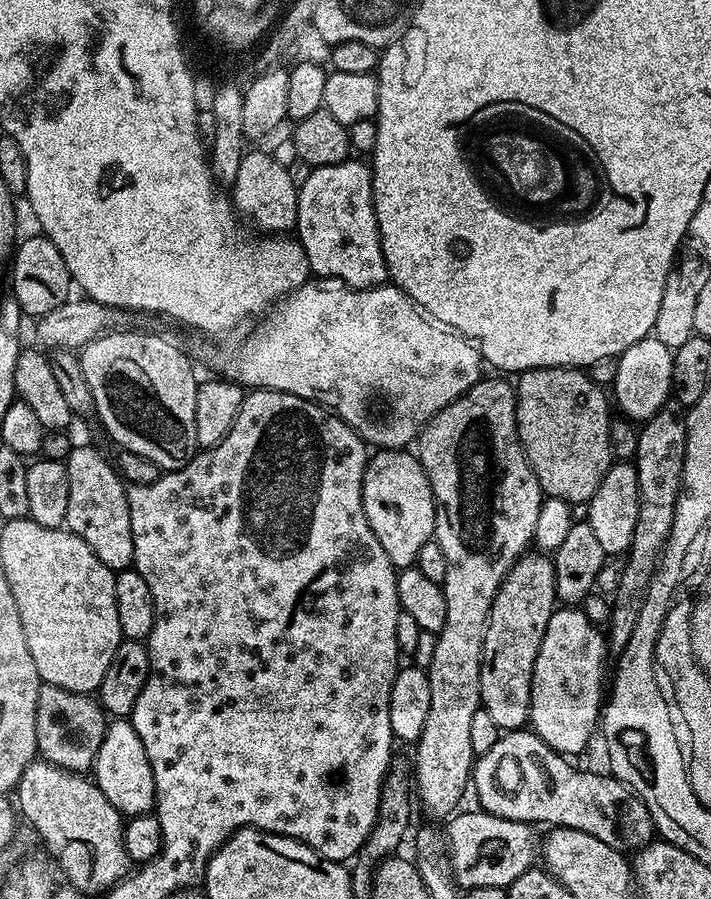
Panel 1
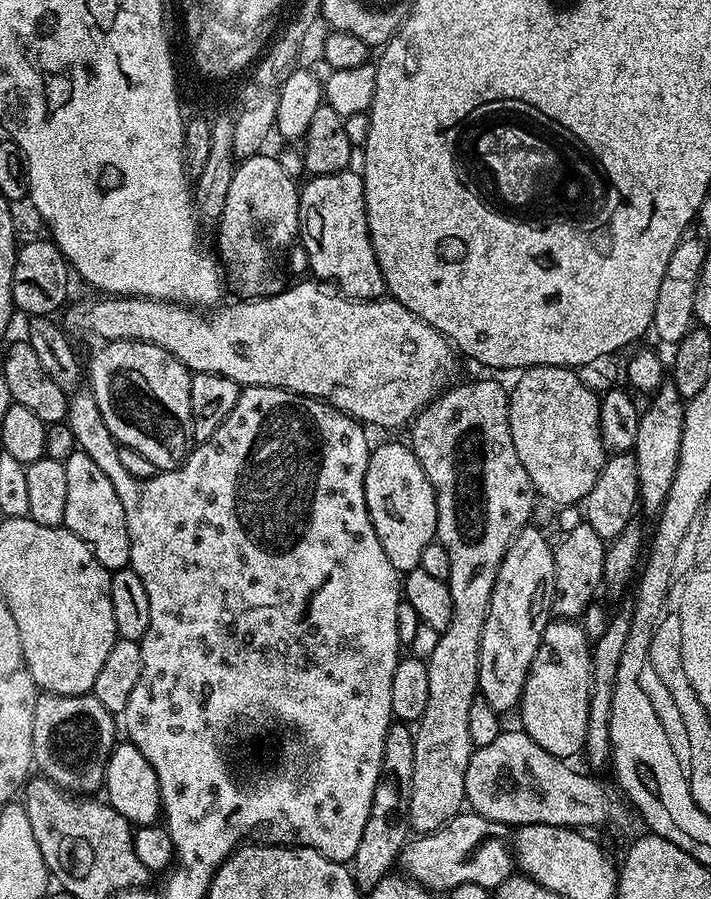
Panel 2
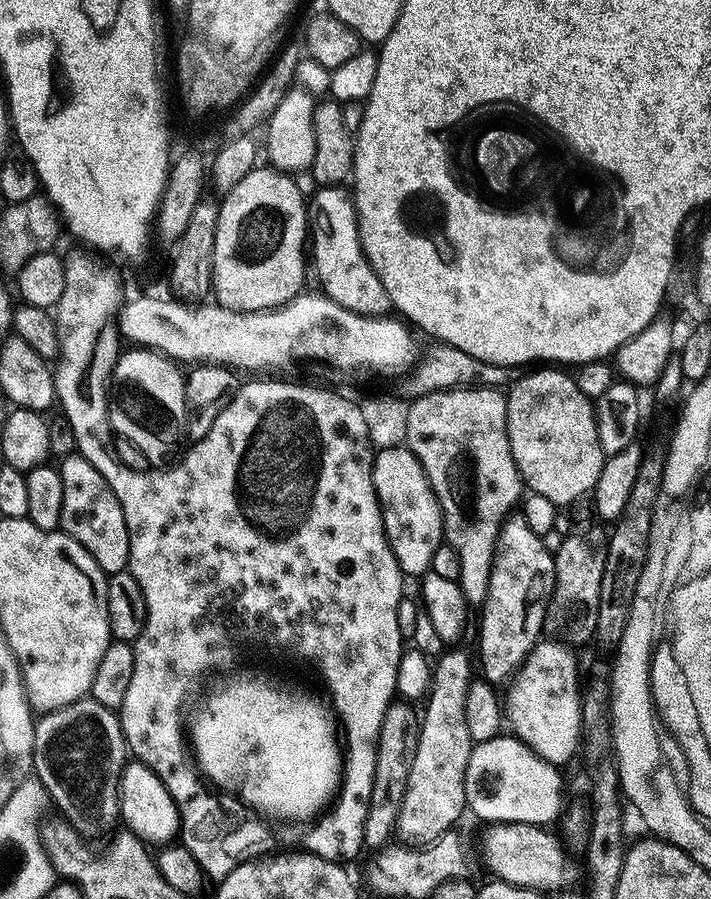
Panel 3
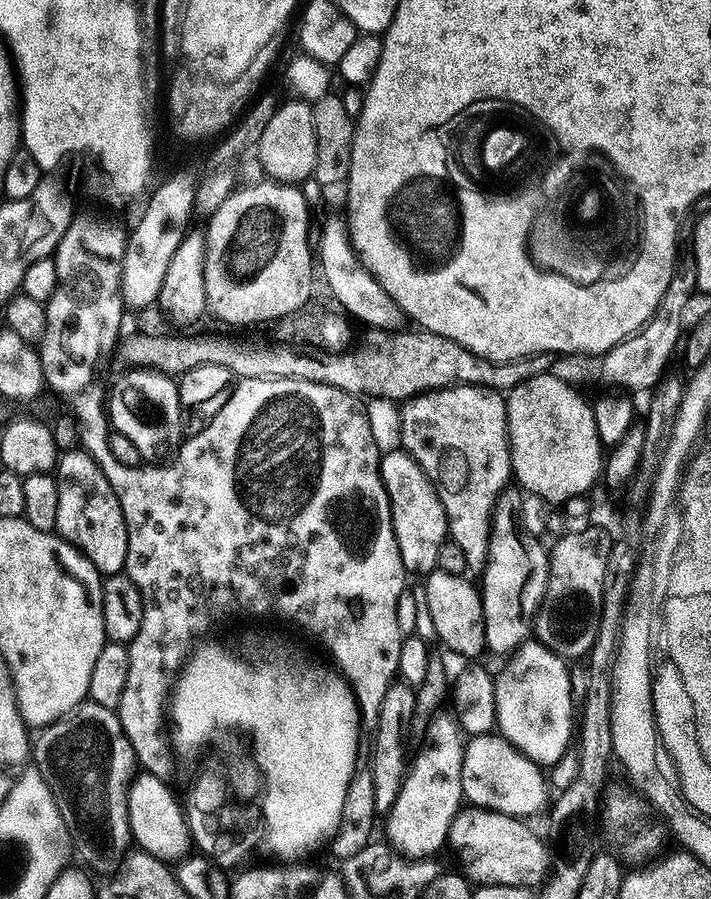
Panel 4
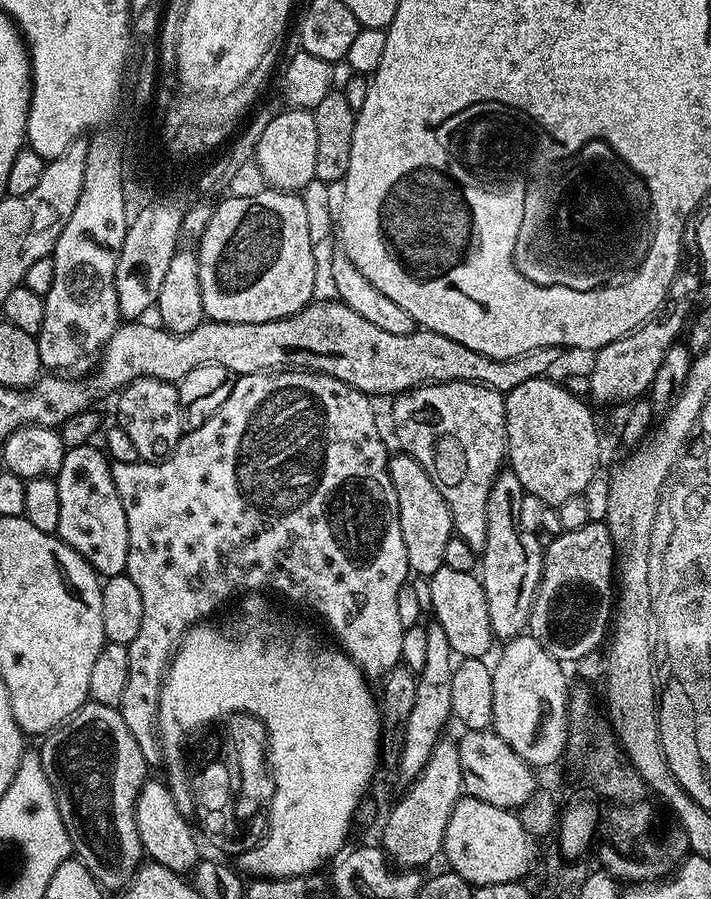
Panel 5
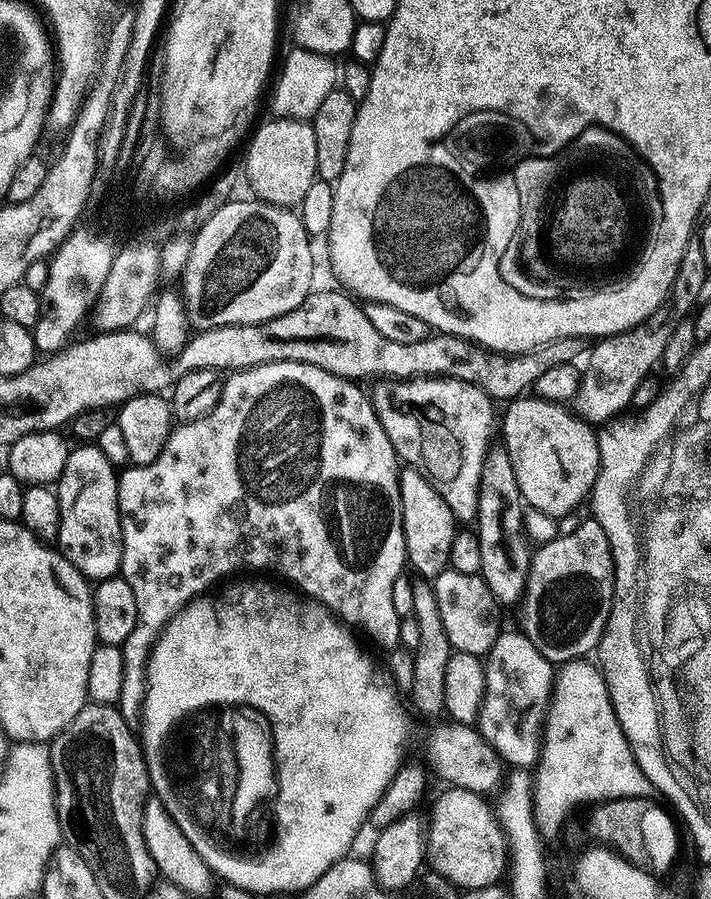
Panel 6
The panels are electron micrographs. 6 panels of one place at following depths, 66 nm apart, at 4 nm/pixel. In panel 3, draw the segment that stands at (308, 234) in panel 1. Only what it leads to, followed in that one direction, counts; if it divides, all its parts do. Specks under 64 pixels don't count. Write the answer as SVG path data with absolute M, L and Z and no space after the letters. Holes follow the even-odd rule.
M320 186L310 196L307 205L310 225L310 260L316 263L319 287L325 296L364 316L384 314L392 308L386 286L380 284L378 274L368 265L364 246L360 241L360 219L356 216L356 202L344 186Z

